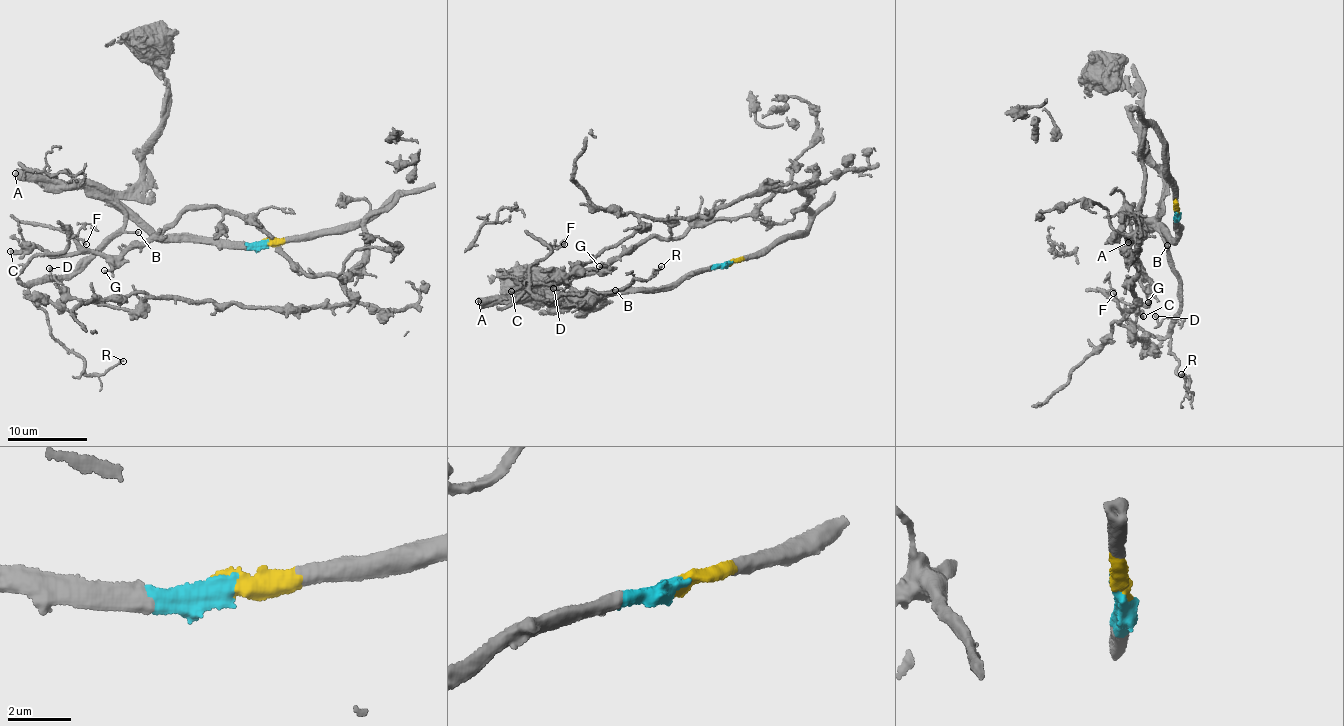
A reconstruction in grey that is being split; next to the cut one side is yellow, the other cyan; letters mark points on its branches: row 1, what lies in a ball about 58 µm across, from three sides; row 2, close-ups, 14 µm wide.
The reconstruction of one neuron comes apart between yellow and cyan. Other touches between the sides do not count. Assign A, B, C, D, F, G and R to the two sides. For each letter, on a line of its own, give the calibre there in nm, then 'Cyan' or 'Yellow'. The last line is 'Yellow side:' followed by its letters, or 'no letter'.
A: Thickness 700 nm. Cyan
B: Thickness 160 nm. Cyan
C: Thickness 280 nm. Yellow
D: Thickness 150 nm. Cyan
F: Thickness 130 nm. Cyan
G: Thickness 130 nm. Yellow
R: Thickness 150 nm. Cyan
Yellow side: C, G

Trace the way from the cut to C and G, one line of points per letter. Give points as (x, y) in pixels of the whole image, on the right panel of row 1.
C: (1177, 210), (1148, 127), (1133, 242), (1134, 205), (1121, 212), (1151, 282), (1143, 316)
G: (1177, 210), (1148, 127), (1133, 242), (1134, 205), (1121, 212), (1148, 302)

